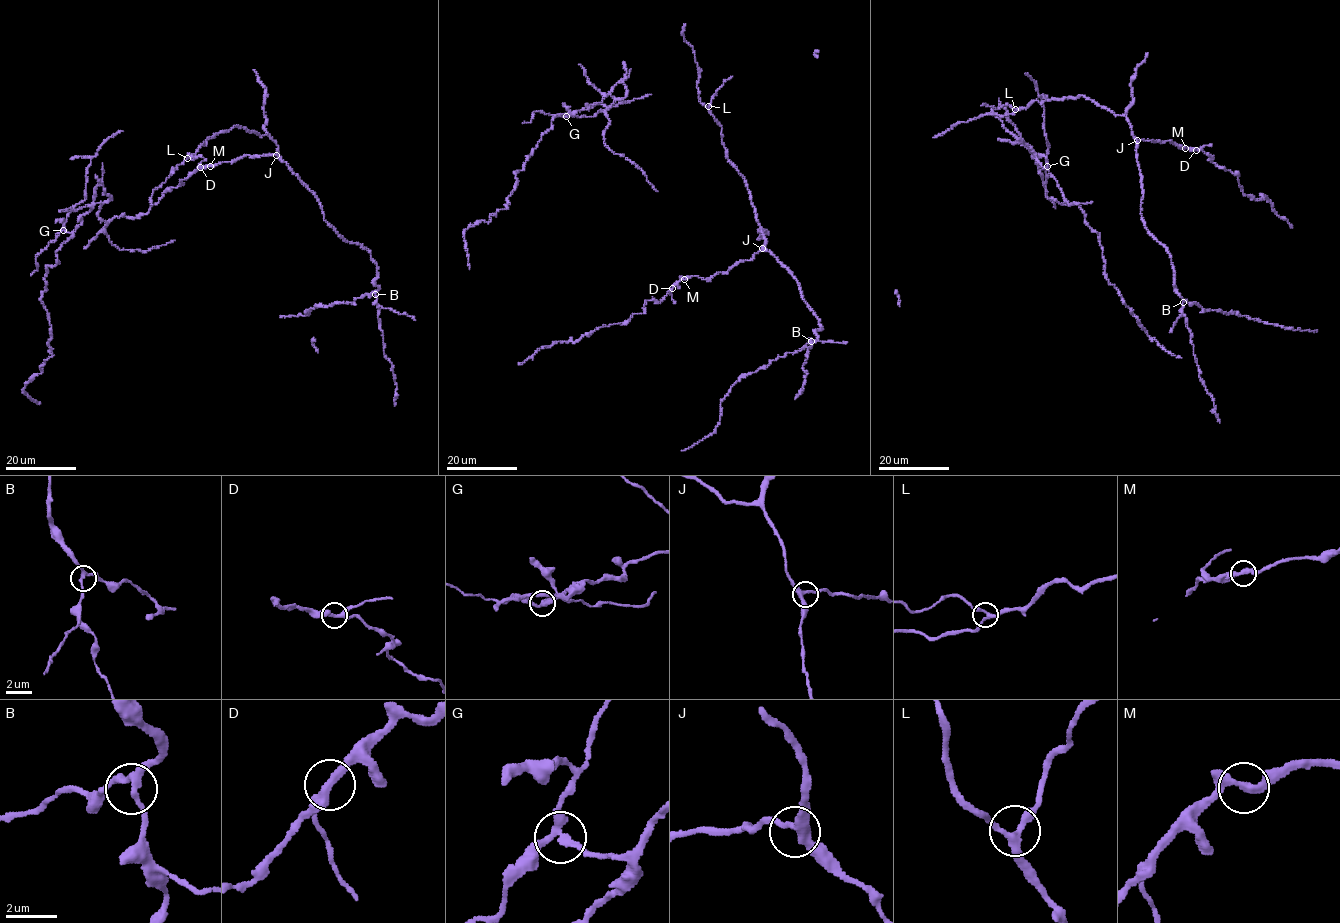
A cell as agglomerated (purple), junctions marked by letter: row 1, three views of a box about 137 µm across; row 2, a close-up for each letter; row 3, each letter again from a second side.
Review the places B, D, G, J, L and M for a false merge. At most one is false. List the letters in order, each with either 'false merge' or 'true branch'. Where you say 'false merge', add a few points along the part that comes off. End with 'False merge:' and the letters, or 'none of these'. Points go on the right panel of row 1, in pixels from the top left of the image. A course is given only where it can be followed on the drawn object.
B: true branch
D: true branch
G: false merge
J: true branch
L: true branch
M: true branch
False merge: G

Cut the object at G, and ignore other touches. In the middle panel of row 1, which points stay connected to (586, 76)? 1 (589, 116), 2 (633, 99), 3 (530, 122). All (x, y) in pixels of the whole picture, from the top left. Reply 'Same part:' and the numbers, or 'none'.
Same part: none

